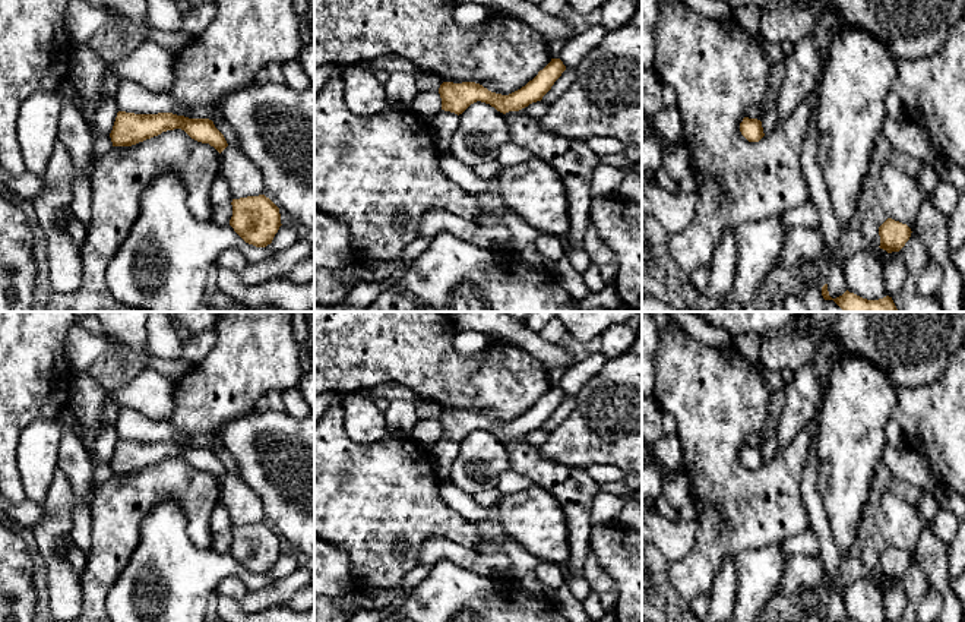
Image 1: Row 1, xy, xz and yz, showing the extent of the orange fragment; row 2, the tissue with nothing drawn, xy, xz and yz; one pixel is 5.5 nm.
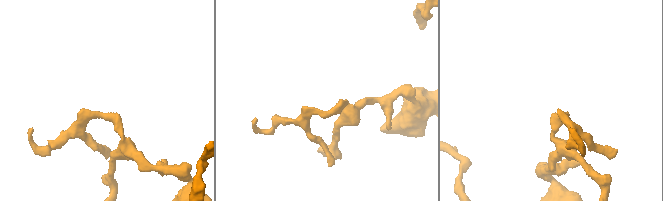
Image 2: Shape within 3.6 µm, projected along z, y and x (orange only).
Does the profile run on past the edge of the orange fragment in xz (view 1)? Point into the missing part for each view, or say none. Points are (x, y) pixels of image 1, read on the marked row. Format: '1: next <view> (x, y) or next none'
1: next none

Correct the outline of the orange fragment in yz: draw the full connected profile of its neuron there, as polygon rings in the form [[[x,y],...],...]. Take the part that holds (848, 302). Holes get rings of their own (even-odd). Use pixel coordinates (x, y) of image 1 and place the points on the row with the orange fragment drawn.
[[[828,284],[822,287],[822,296],[825,300],[833,300],[844,312],[898,312],[889,296],[879,300],[867,300],[847,290],[842,296],[832,299]]]

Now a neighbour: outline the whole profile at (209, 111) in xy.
[[[218,104],[187,107],[186,111],[180,110],[177,116],[184,116],[189,119],[209,119],[209,120],[224,119]]]

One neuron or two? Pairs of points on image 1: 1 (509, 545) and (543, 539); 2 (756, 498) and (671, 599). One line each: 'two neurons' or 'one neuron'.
1: two neurons
2: two neurons

